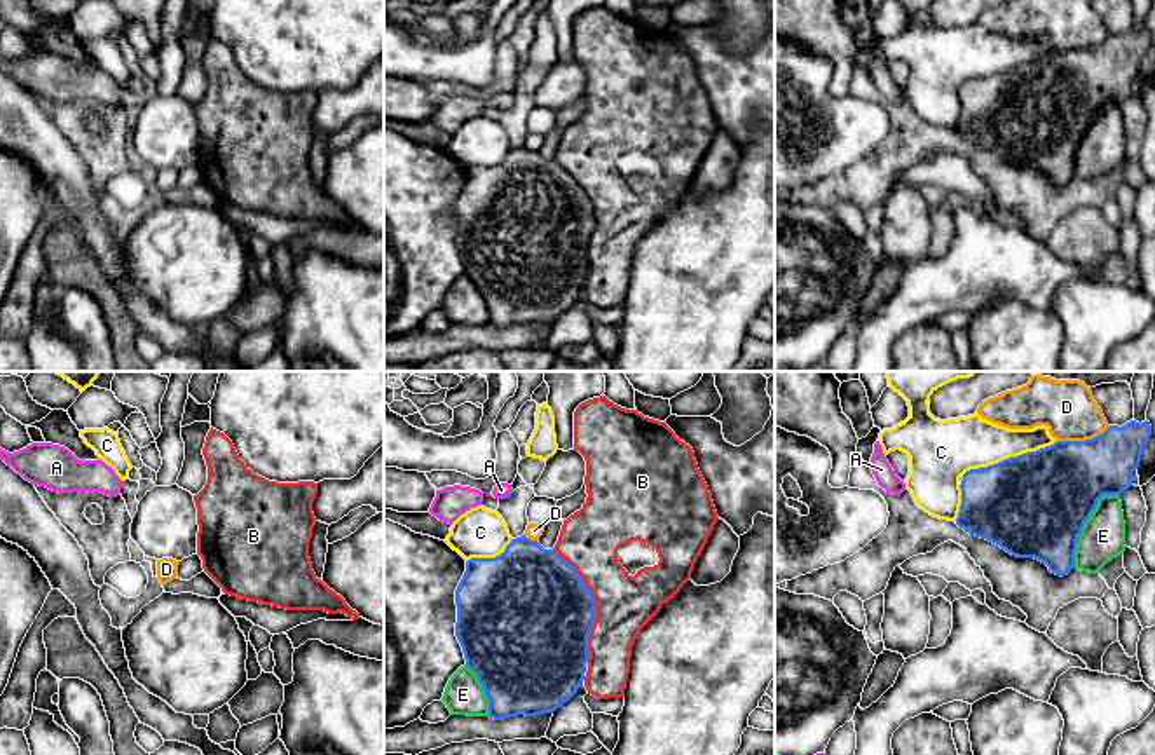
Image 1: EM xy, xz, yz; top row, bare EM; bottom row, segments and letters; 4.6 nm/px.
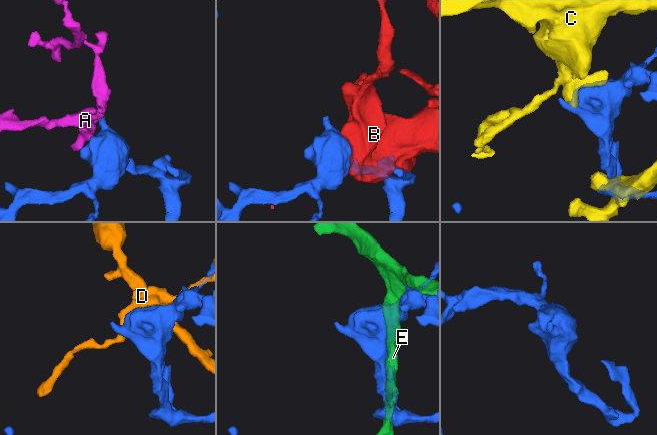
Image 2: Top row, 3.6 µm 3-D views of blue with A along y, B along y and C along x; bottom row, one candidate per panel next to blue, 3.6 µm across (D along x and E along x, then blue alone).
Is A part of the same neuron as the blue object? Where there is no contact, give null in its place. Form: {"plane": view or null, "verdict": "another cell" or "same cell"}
{"plane": "xz", "verdict": "same cell"}

